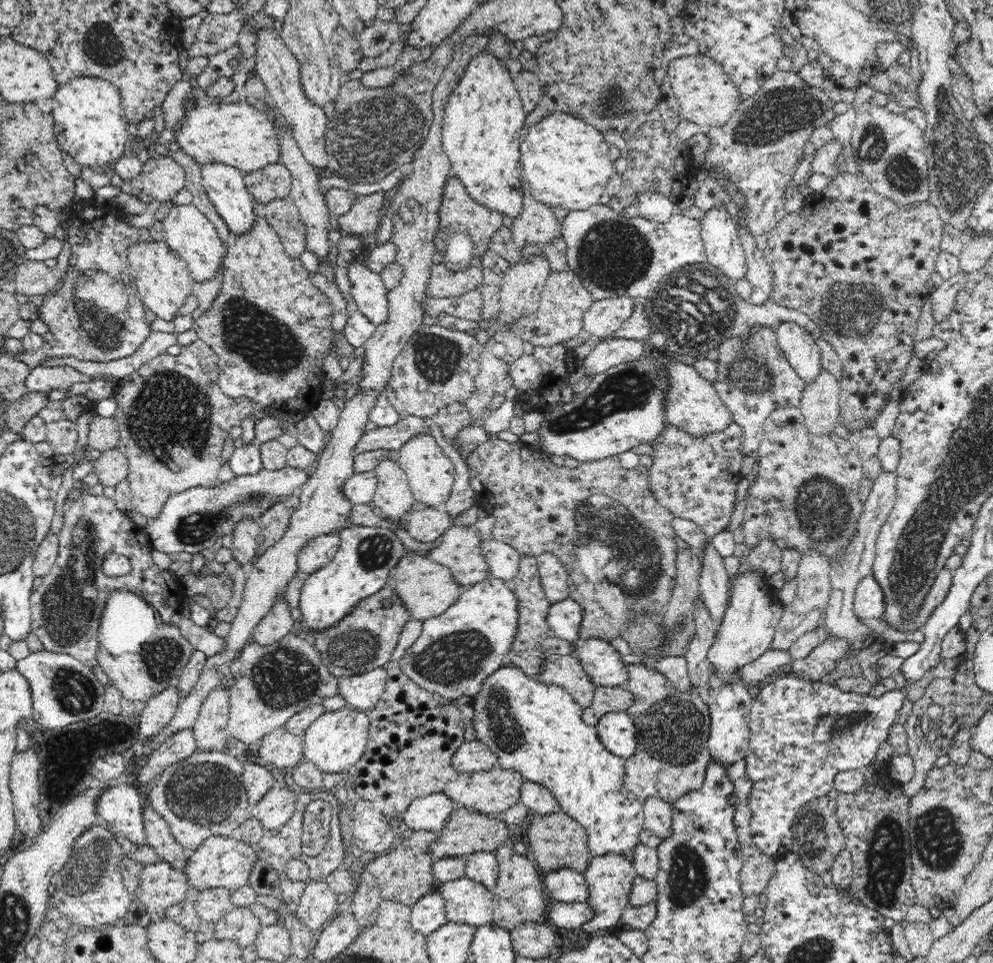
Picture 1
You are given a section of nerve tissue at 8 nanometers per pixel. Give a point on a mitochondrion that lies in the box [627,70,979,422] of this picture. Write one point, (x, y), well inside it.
(784, 112)

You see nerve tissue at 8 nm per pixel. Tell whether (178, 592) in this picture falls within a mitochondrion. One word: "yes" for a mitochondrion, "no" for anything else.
no

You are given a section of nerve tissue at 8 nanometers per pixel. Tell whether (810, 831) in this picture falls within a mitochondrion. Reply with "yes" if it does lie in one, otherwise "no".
yes

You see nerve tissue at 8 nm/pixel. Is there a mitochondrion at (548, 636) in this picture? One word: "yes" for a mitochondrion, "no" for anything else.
no

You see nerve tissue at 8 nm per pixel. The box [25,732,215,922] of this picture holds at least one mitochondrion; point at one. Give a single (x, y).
(94, 856)

